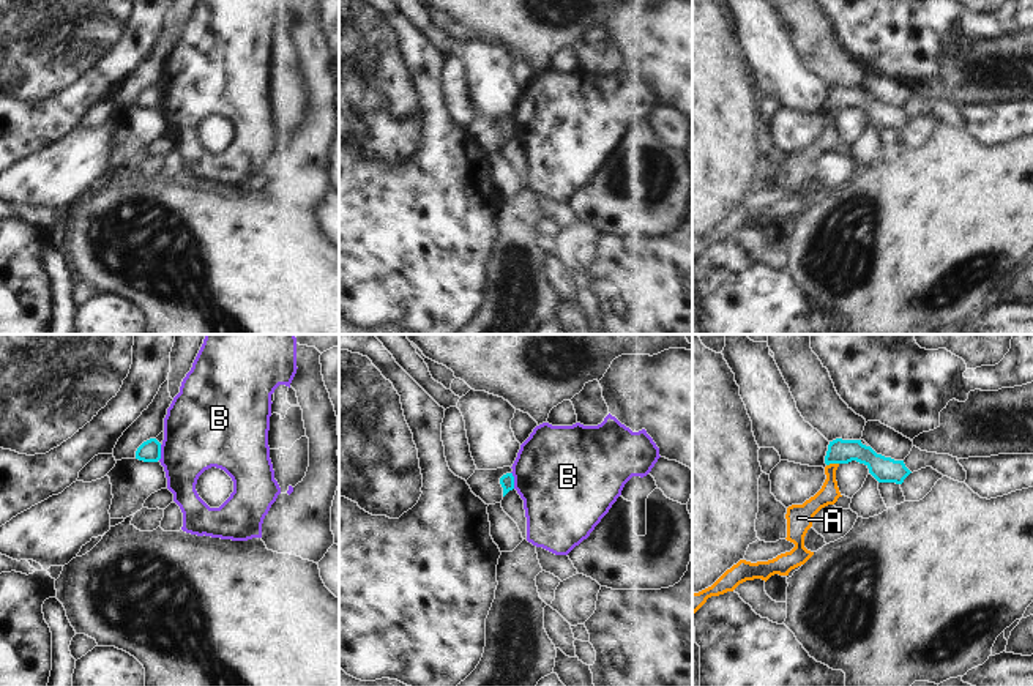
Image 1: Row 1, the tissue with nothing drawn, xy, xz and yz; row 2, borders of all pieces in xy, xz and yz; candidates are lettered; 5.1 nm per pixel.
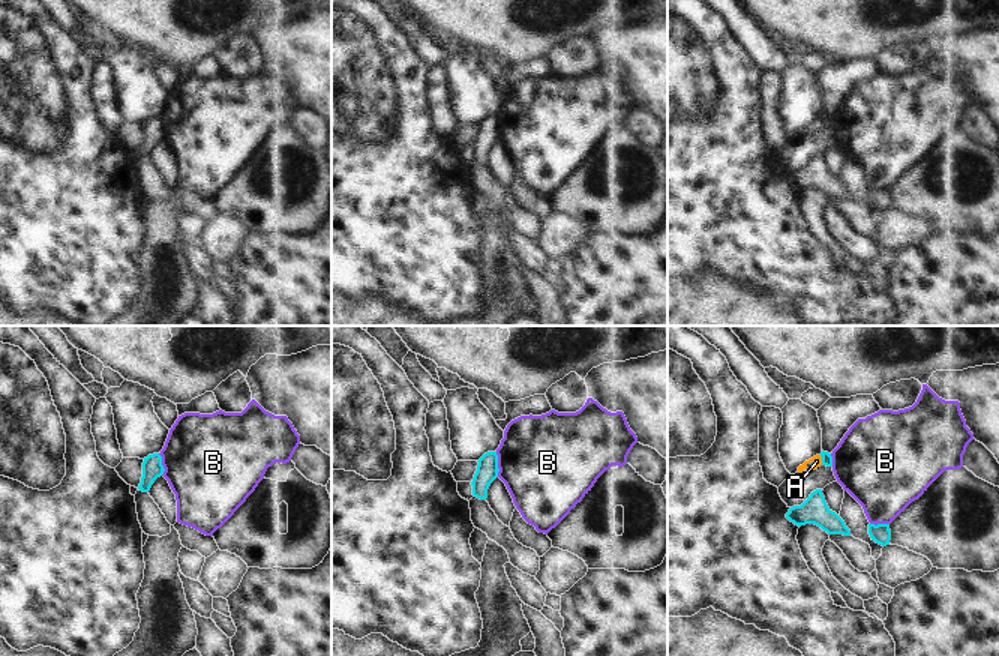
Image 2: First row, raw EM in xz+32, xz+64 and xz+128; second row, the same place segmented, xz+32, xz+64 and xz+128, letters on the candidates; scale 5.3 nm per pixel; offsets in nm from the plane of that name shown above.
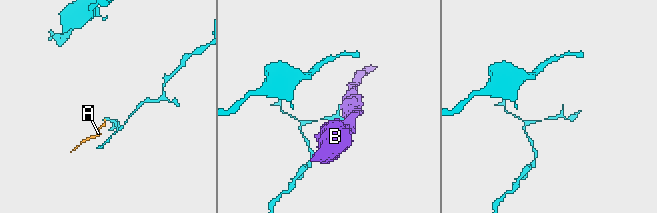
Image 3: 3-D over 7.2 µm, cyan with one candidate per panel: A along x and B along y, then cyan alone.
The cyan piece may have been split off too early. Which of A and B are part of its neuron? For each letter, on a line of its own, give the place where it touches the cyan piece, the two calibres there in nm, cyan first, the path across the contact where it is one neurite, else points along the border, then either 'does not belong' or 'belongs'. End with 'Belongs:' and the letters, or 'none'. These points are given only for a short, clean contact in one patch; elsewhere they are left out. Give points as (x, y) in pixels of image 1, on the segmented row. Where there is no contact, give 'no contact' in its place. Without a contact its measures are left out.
A: contact yz (831, 462); calibres 130 and 100 nm; border yz (838, 462), (827, 466); does not belong
B: contact xz (513, 480); calibres 70 and 480 nm; does not belong
Belongs: none

